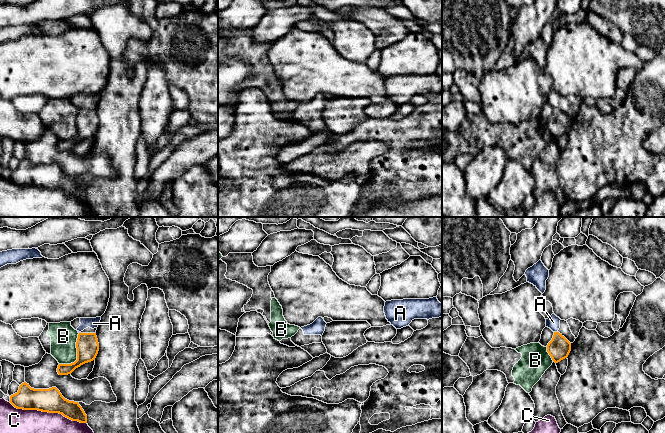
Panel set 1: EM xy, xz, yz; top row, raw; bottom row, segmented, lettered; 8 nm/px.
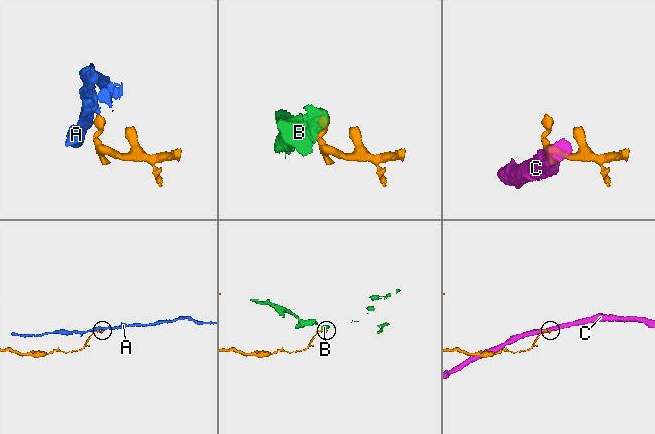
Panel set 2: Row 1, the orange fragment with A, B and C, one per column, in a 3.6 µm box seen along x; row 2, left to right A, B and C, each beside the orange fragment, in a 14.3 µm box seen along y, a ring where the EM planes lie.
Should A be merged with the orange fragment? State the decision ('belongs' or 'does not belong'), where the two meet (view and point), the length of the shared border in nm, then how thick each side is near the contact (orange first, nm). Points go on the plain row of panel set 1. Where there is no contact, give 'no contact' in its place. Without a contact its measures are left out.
does not belong; contact yz (556, 108); length 30 nm; calibres 180 and 110 nm

